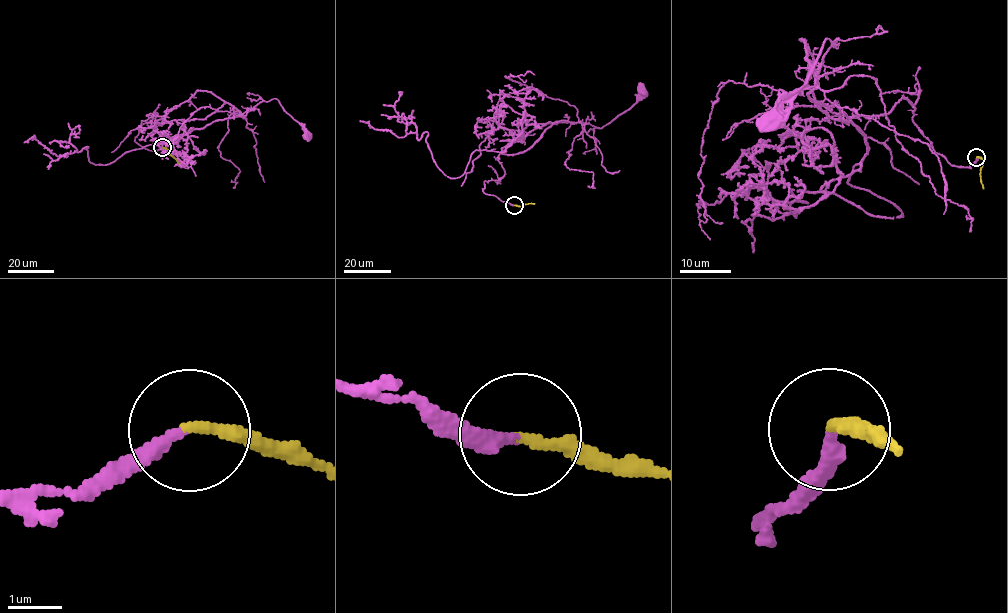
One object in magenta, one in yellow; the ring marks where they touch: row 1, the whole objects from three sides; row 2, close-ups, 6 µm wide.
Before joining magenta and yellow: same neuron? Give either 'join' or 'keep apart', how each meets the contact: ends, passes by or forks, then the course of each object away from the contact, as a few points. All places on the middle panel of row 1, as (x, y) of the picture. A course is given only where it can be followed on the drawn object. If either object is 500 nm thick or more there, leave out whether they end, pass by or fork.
join; magenta ends; yellow ends; course magenta (514, 204), (482, 189), (485, 181), (504, 175), (497, 159), (504, 147), (550, 122), (602, 127), (642, 92); course yellow (514, 204), (535, 204)

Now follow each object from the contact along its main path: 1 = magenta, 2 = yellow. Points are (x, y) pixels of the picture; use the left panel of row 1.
1: (162, 147), (137, 144), (139, 127), (205, 119), (226, 103), (244, 113), (275, 98), (306, 135)
2: (162, 147), (168, 149), (179, 163)

